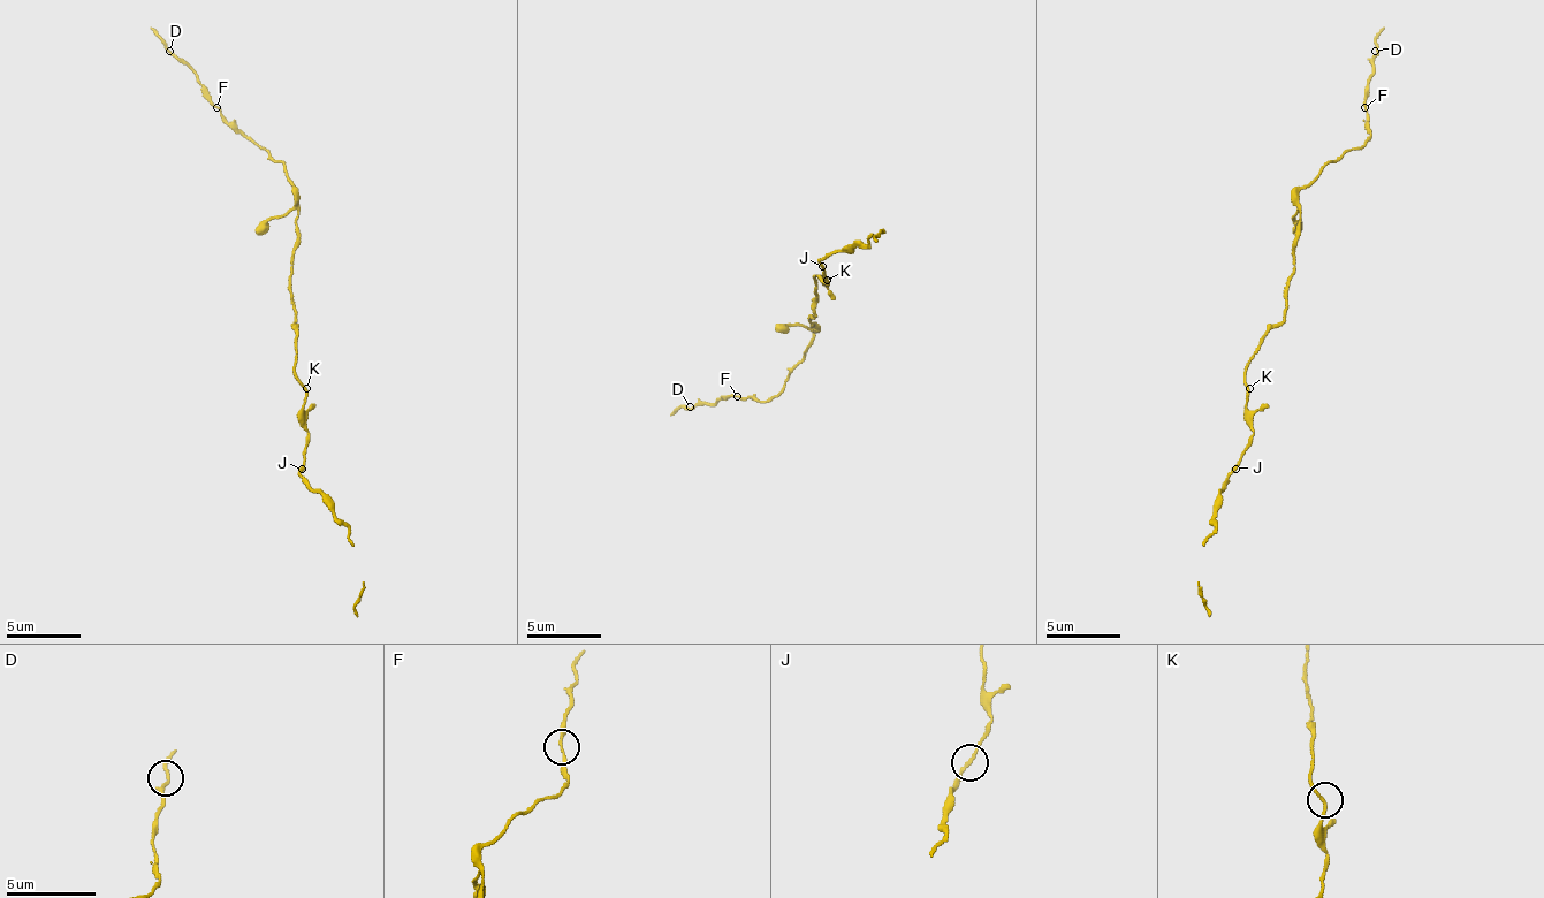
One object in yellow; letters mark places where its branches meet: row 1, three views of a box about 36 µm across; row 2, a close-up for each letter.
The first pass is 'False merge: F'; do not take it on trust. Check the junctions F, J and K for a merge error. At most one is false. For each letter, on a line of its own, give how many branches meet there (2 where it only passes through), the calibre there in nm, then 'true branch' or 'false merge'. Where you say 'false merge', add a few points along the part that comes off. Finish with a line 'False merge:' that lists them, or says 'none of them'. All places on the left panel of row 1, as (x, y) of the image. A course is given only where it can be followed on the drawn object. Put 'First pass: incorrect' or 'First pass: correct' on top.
First pass: incorrect
F: 2 | 160 nm | true branch
J: 2 | 170 nm | true branch
K: 2 | 160 nm | true branch
False merge: none of them

